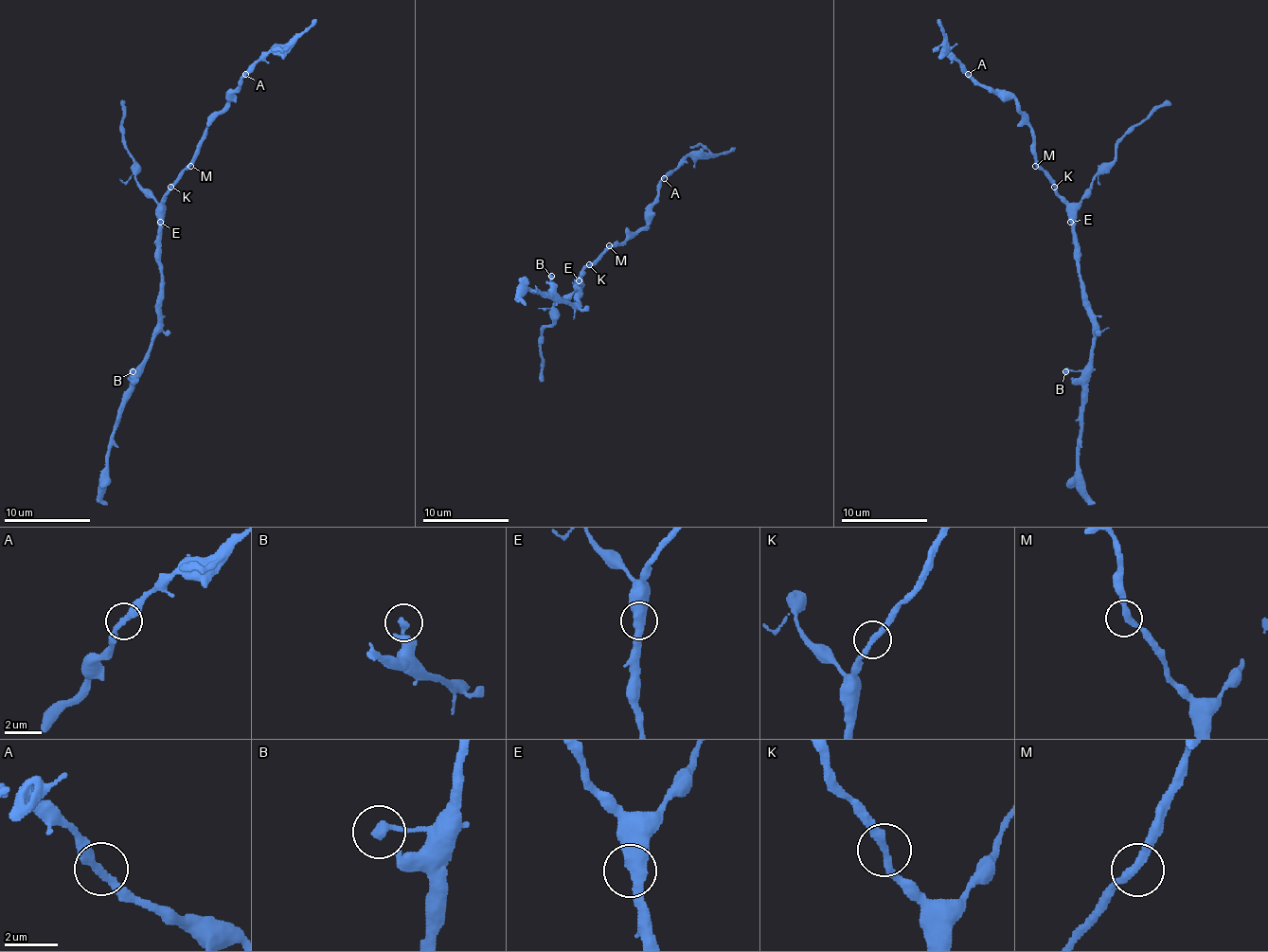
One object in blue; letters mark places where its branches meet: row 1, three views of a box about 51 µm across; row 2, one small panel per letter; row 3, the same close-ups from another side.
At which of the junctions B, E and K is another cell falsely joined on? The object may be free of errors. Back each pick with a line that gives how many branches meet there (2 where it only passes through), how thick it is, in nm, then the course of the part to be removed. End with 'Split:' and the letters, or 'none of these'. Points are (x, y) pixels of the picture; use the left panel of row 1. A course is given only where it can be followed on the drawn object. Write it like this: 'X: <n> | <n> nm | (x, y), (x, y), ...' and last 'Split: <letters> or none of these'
Split: none of these

